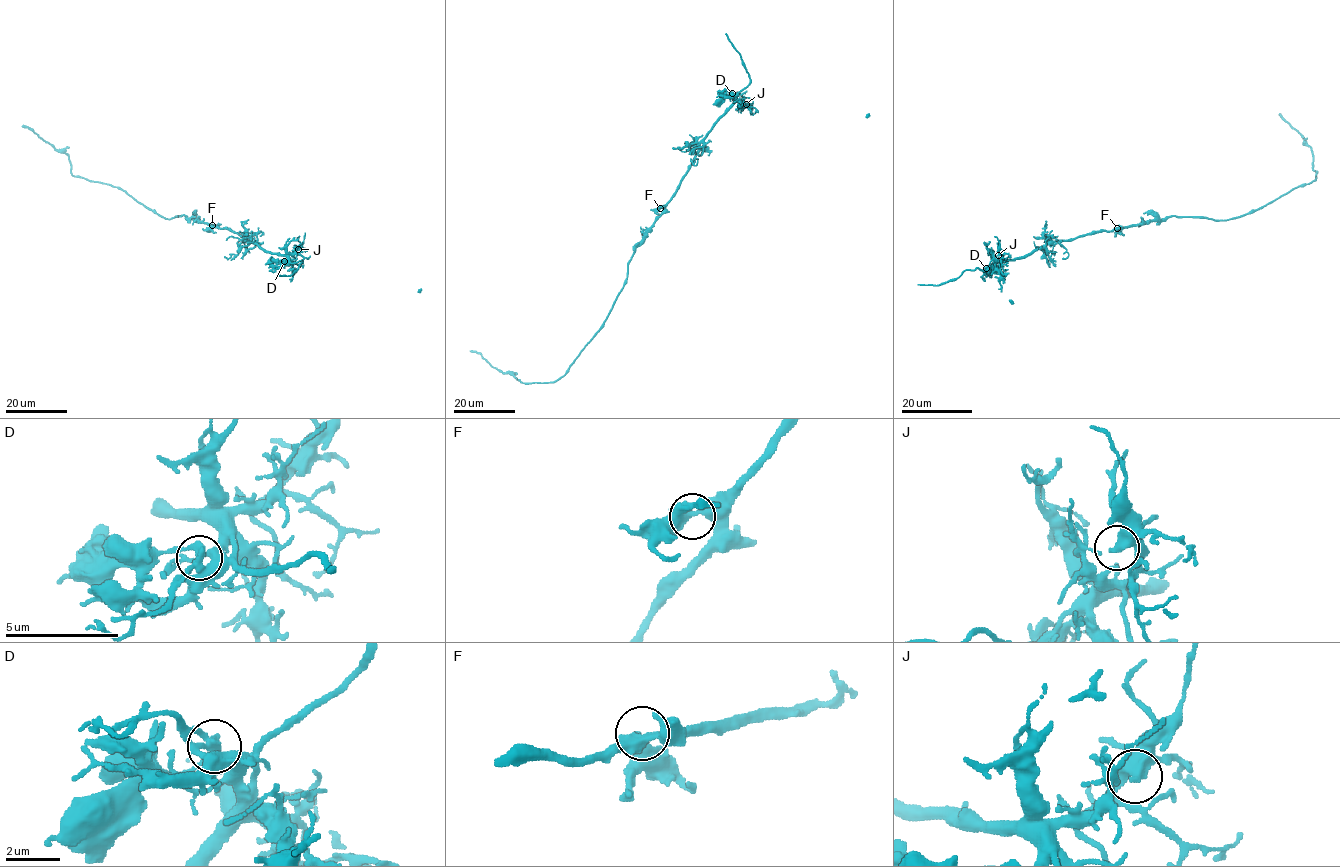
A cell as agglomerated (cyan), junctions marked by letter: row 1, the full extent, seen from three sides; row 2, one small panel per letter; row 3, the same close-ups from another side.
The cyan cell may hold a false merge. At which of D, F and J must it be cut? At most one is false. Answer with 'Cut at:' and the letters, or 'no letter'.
Cut at: D

